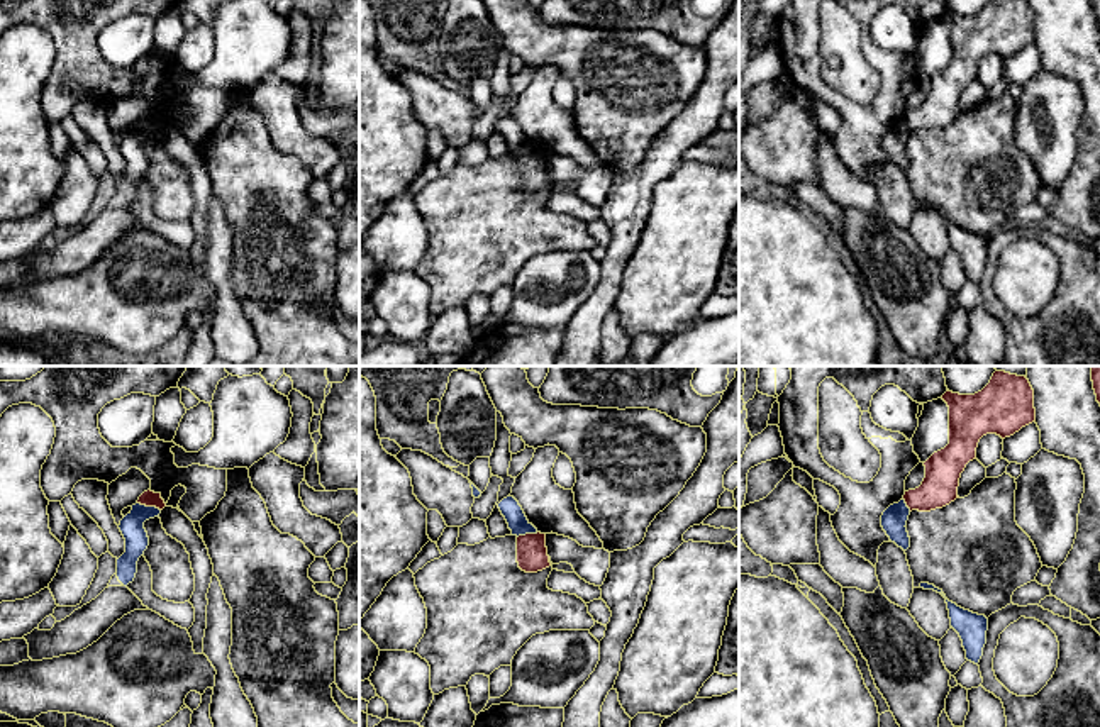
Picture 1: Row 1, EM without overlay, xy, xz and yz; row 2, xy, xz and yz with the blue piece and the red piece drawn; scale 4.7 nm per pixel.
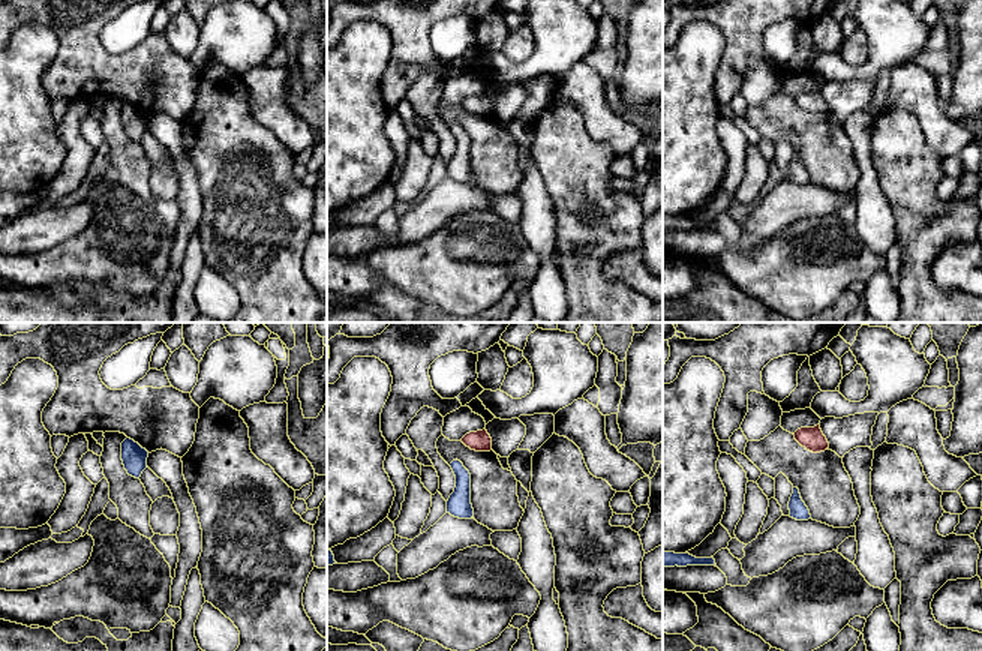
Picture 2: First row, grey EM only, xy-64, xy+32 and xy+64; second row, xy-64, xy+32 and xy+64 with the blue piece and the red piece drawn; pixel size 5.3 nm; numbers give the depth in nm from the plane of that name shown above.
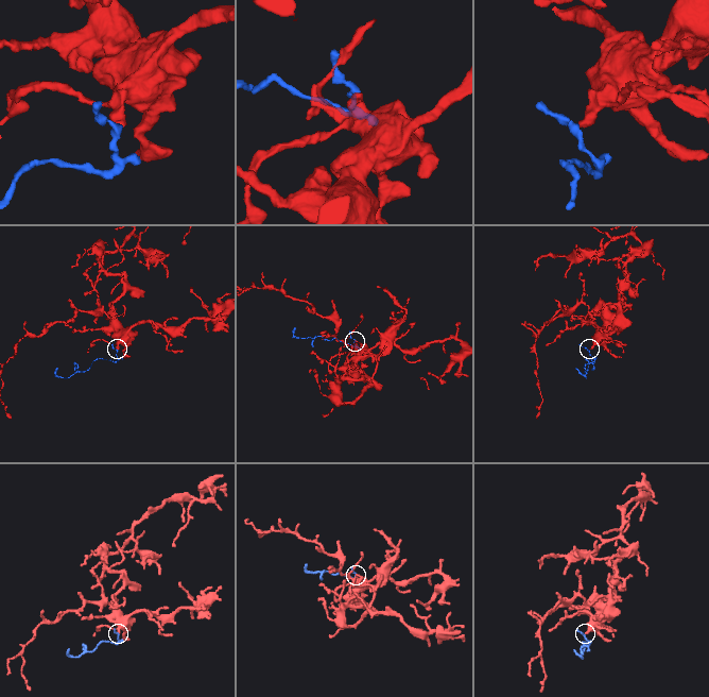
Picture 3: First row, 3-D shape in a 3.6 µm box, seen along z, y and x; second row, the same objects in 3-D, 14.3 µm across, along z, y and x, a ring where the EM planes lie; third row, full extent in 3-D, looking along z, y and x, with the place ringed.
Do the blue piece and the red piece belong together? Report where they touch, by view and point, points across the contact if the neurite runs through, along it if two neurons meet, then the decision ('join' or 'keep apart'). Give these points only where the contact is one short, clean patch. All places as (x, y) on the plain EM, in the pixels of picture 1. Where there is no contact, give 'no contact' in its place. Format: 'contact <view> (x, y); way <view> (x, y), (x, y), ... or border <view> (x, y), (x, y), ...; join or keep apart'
contact xy (150, 127); border xy (138, 122), (160, 131); keep apart

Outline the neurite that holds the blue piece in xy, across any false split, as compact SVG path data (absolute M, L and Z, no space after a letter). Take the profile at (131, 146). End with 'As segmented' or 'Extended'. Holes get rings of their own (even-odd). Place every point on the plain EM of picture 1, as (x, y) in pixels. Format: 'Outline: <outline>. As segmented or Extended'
Outline: M141 124L132 125L132 130L120 141L120 153L125 159L125 173L117 180L117 198L127 207L137 193L137 181L149 166L149 158L144 142L159 137L161 130Z. As segmented

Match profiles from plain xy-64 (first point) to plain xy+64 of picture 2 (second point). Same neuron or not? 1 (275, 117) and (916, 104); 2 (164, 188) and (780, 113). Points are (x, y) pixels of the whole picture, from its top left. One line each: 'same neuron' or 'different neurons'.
1: same neuron
2: same neuron

